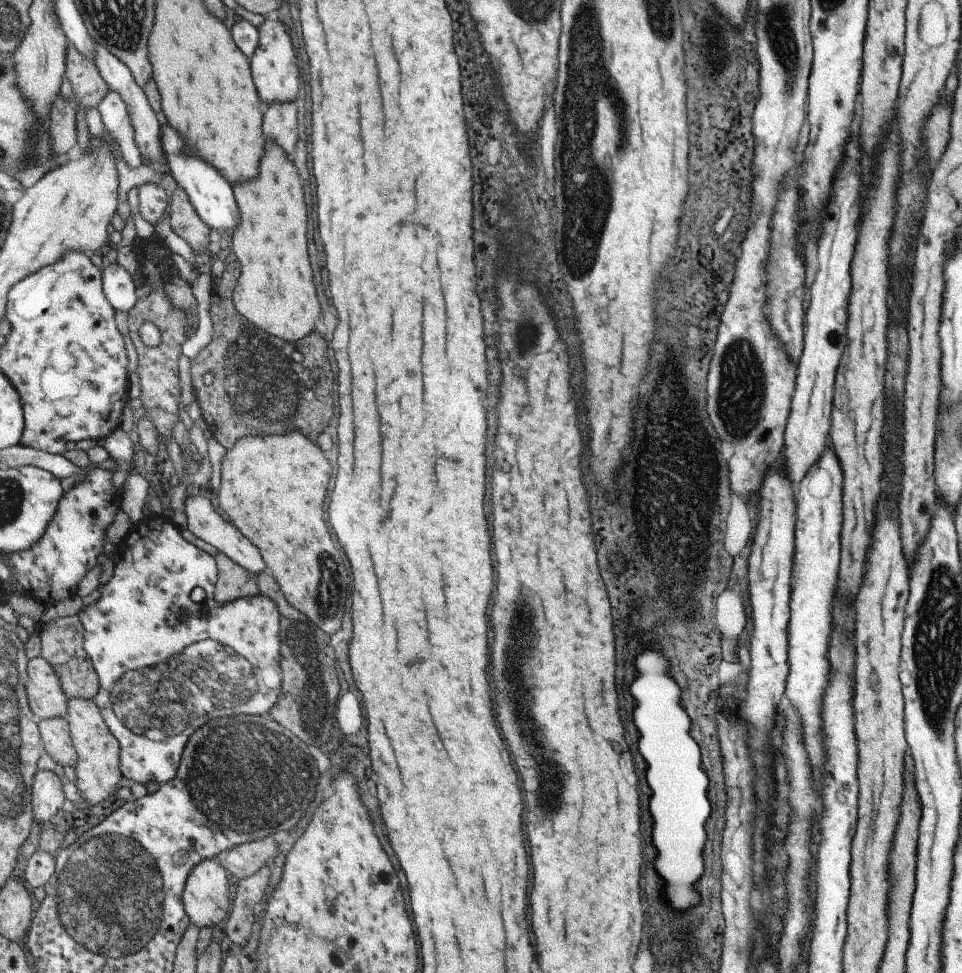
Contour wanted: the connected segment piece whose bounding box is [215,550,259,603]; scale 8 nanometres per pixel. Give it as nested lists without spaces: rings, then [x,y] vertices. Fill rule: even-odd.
[[[217,550],[216,561],[220,567],[220,576],[216,584],[216,599],[226,603],[241,597],[255,596],[259,590],[255,580],[249,578],[249,570]]]

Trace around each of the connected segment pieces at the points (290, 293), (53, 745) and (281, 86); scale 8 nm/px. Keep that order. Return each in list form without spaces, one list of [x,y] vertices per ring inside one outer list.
[[[265,142],[257,174],[231,187],[236,205],[241,206],[241,222],[232,228],[229,246],[241,264],[241,276],[232,290],[236,311],[260,331],[295,342],[313,330],[319,316],[307,260],[307,216],[299,176],[283,150],[275,142]]]
[[[53,717],[52,719],[42,719],[39,723],[45,752],[61,766],[75,768],[80,756],[72,739],[68,719]]]
[[[265,17],[258,26],[258,39],[255,50],[250,54],[249,62],[253,62],[253,82],[257,82],[257,90],[261,90],[261,102],[293,101],[299,90],[299,68],[295,52],[291,48],[287,28],[275,17]]]

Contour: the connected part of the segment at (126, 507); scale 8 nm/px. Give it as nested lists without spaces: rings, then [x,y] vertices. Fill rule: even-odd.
[[[129,475],[123,484],[122,510],[133,525],[146,518],[144,507],[148,500],[149,482],[139,475]]]

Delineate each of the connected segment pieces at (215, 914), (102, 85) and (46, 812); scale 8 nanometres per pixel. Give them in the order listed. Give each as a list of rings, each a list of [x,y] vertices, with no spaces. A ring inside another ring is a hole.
[[[216,859],[200,862],[189,875],[184,890],[184,905],[190,921],[202,931],[213,928],[220,932],[221,916],[227,914],[227,876]]]
[[[74,44],[68,45],[66,77],[72,86],[73,96],[83,108],[97,108],[105,95],[108,95],[110,86],[96,62]]]
[[[38,770],[32,788],[34,818],[38,826],[48,825],[65,804],[64,780],[54,771]]]

